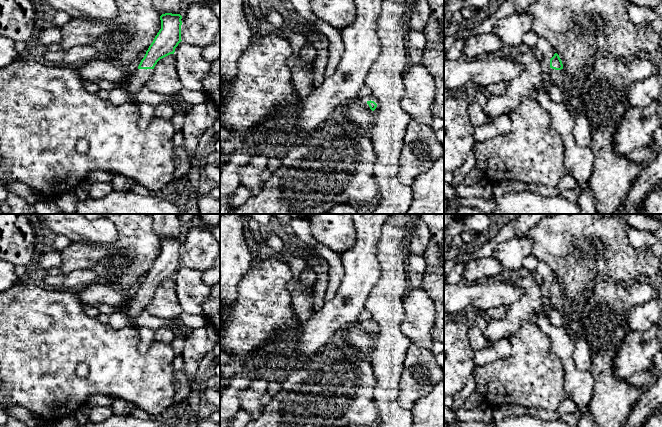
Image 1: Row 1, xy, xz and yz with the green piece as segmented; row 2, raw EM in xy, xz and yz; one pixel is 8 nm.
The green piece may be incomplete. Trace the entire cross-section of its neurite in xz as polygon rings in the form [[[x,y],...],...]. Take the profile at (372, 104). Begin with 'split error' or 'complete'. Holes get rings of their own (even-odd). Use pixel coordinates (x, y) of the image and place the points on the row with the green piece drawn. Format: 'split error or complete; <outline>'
split error; [[[372,95],[365,97],[360,102],[365,108],[374,111],[378,105],[378,100]]]

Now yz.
split error; [[[557,53],[550,59],[550,78],[555,86],[560,88],[564,94],[563,103],[566,108],[569,107],[569,101],[572,94],[571,87],[567,84],[565,72],[563,69],[562,61]]]

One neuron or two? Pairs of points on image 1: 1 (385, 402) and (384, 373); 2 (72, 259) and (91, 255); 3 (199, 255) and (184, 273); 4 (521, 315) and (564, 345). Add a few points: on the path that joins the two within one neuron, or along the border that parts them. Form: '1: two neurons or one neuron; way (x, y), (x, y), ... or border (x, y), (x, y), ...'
1: one neuron; way (385, 395), (385, 380)
2: one neuron; way (77, 256), (86, 256)
3: two neurons; border (182, 264), (201, 272)
4: two neurons; border (548, 314), (534, 313), (530, 318)

